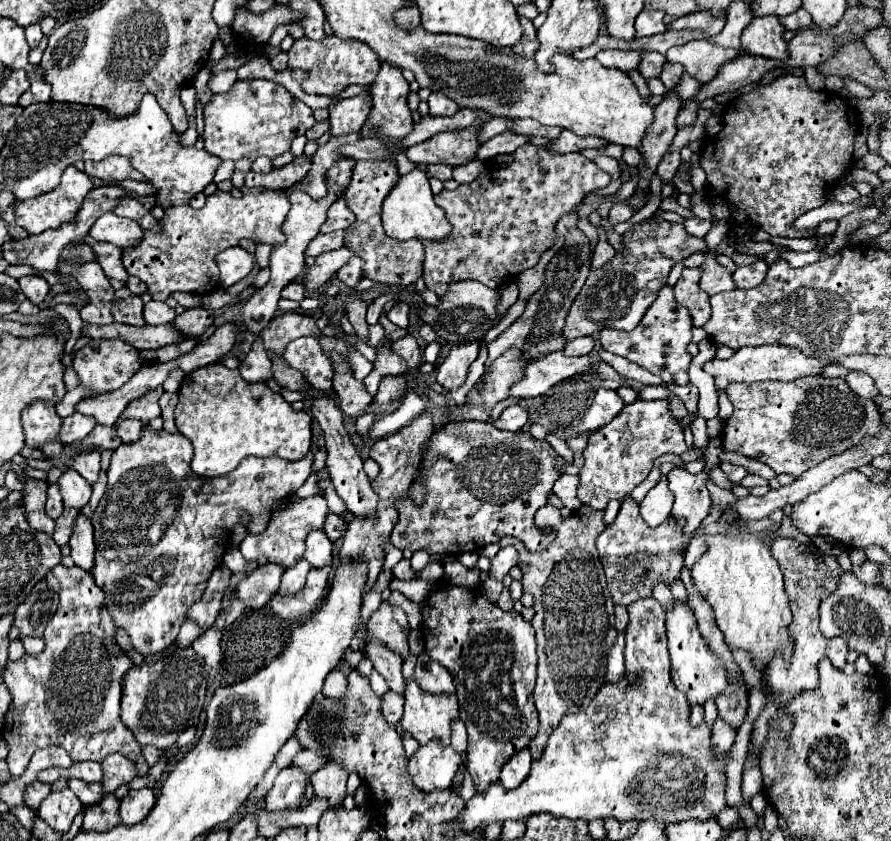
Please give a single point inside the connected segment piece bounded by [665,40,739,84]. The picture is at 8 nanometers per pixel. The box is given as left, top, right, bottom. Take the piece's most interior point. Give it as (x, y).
(701, 59)

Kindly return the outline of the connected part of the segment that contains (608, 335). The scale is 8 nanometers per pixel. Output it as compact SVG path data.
M663 286L657 300L645 312L641 324L631 332L613 332L609 328L599 332L601 346L613 354L619 354L641 368L647 368L651 374L659 376L665 384L673 386L687 386L687 368L691 362L691 354L687 352L687 344L691 342L691 316L689 310L677 304L673 296L673 286Z

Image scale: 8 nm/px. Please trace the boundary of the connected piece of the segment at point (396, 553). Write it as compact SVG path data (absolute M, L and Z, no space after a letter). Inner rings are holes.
M385 540L381 544L385 548L385 560L383 560L383 570L391 570L401 558L403 558L403 552L399 548L393 548L391 540Z

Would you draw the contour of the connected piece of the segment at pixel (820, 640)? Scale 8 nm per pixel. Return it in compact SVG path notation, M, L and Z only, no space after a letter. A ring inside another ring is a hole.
M775 538L771 544L771 550L773 550L773 556L777 558L781 572L785 576L785 588L787 588L789 604L791 604L791 612L793 612L793 620L789 624L789 632L793 636L793 652L791 652L789 660L785 660L783 656L775 656L765 670L767 686L771 690L773 702L777 704L777 712L769 718L769 726L773 730L781 732L781 736L787 736L793 728L793 720L785 712L785 708L787 708L789 700L793 700L797 694L817 688L817 684L819 684L817 664L819 664L819 660L829 656L829 646L831 646L833 666L843 668L847 662L847 652L849 652L847 642L843 638L833 638L829 644L829 638L825 638L819 630L819 604L825 596L829 596L829 592L833 592L843 570L839 568L835 556L825 556L825 552L821 552L813 544L805 546L791 538Z

